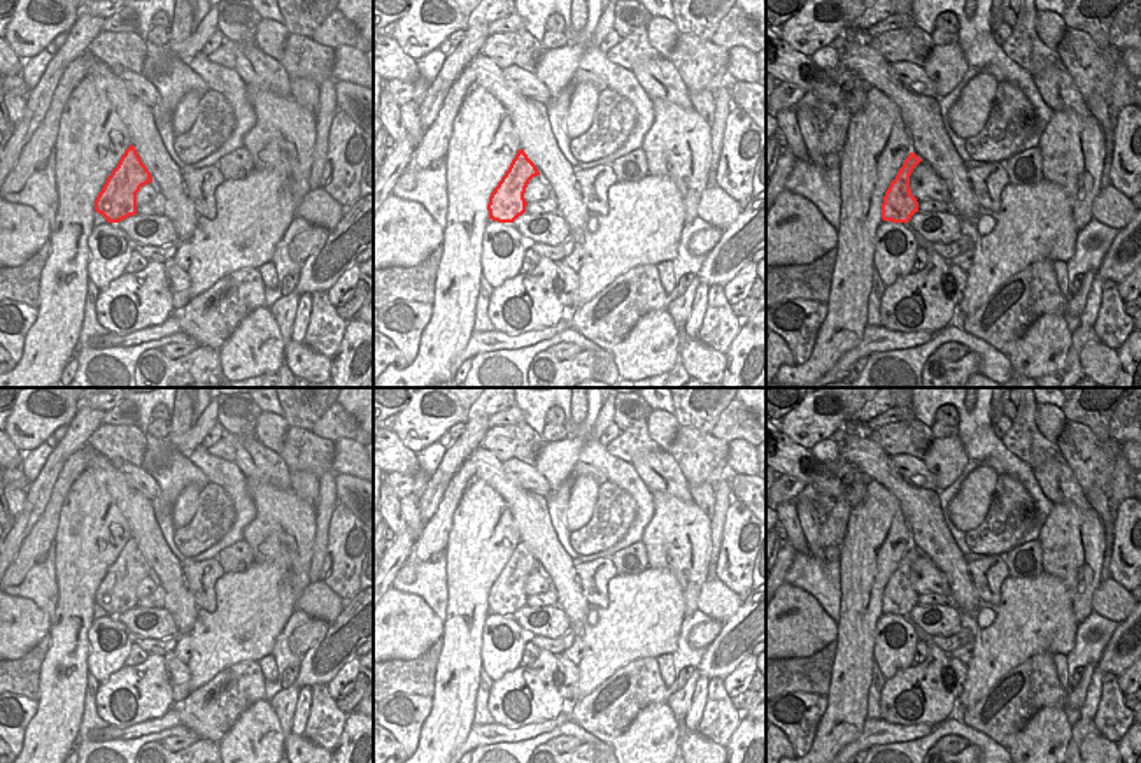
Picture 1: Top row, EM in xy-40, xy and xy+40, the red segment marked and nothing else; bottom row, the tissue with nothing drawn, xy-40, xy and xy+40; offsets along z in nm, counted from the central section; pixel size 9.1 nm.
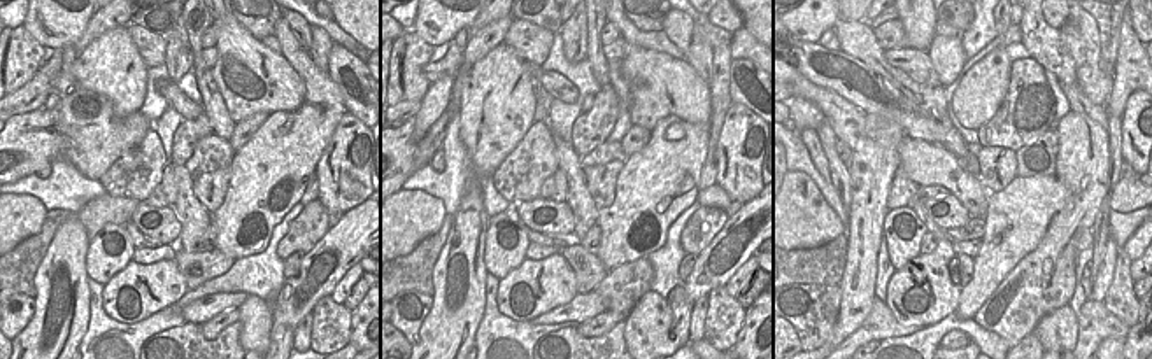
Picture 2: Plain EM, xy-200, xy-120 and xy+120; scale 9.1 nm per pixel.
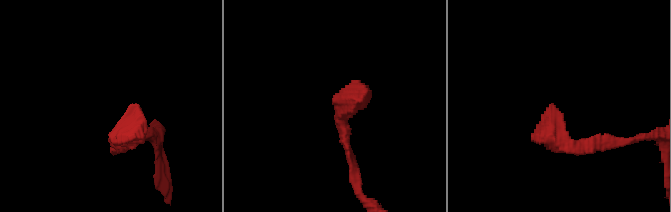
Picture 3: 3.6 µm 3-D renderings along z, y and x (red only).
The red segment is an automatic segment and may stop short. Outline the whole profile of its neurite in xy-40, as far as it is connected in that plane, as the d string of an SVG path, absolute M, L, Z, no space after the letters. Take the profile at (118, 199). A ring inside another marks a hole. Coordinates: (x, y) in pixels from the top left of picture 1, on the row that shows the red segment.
M130 144L98 193L95 210L102 214L107 223L119 223L135 216L137 193L149 182L152 182L151 172L142 163L135 146Z

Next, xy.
M519 149L508 170L489 196L489 219L514 223L526 212L526 188L533 177L540 175L536 165Z

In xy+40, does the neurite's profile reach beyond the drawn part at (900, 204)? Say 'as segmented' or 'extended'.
as segmented

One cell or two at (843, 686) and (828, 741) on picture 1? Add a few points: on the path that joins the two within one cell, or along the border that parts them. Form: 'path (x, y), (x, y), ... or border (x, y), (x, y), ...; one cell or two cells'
path (843, 700), (843, 711), (833, 721), (833, 727); one cell

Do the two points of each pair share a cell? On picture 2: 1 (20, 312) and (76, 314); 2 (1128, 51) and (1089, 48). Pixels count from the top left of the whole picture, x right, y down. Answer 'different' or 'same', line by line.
1: different
2: different

